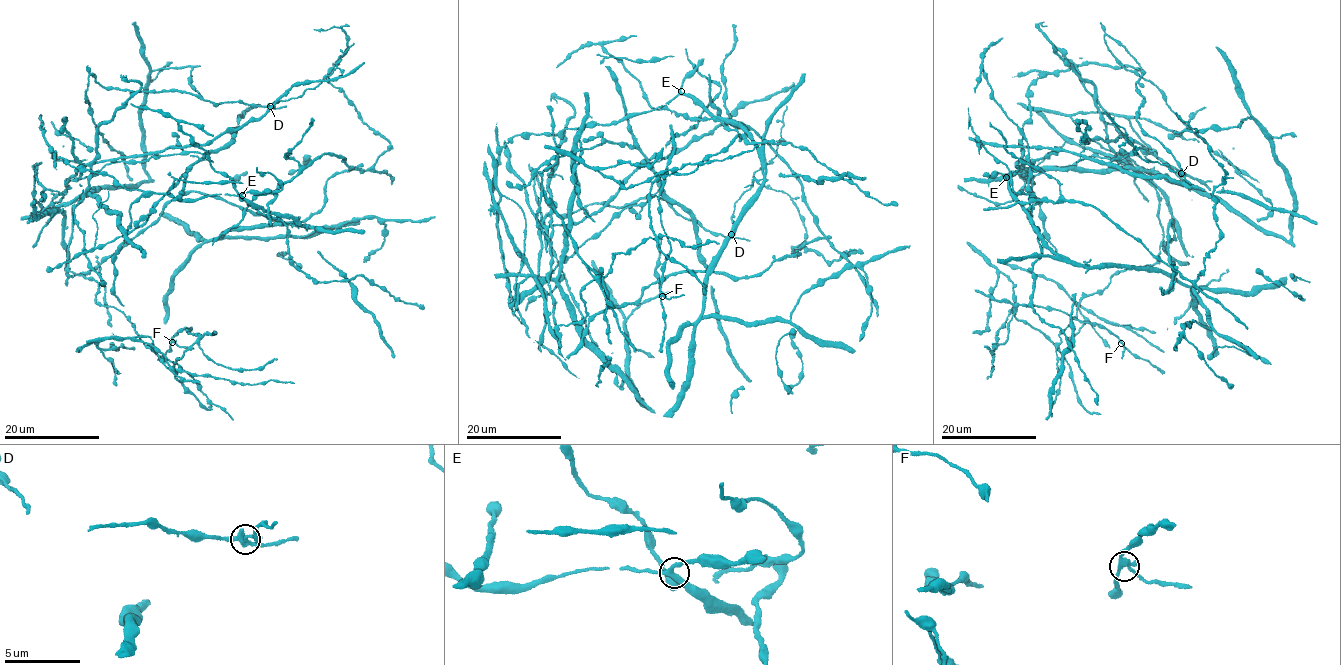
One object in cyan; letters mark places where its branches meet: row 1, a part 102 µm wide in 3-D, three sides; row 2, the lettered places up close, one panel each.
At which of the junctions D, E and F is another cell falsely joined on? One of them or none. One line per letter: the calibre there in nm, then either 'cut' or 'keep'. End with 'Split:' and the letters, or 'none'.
D: calibre 240 nm; cut
E: calibre 260 nm; keep
F: calibre 320 nm; keep
Split: D

